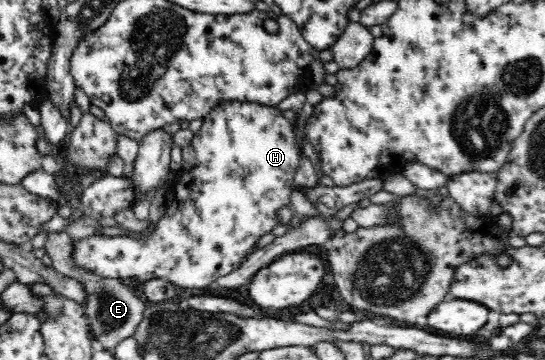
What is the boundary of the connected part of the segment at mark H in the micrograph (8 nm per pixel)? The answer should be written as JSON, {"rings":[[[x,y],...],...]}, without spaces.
{"rings":[[[222,101],[215,108],[209,110],[209,114],[205,114],[202,124],[197,132],[193,134],[193,140],[190,145],[195,150],[195,163],[189,169],[181,169],[175,172],[172,182],[169,184],[169,197],[167,199],[166,209],[163,216],[156,224],[156,228],[147,235],[147,238],[134,239],[132,237],[124,238],[123,236],[105,237],[102,235],[92,235],[79,241],[73,240],[73,265],[81,267],[83,271],[89,272],[103,278],[131,280],[140,287],[145,281],[160,278],[173,285],[181,288],[206,288],[210,286],[217,278],[227,276],[237,270],[243,262],[248,259],[258,248],[258,240],[263,238],[265,234],[271,234],[274,228],[279,226],[278,212],[283,207],[292,208],[291,192],[293,191],[293,177],[297,168],[301,164],[303,156],[302,149],[299,148],[296,127],[290,122],[283,111],[275,106],[265,106],[257,102],[240,102],[240,101]]]}

